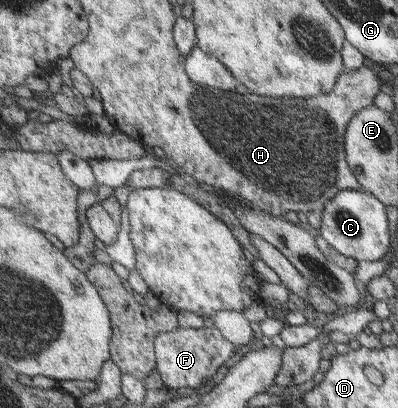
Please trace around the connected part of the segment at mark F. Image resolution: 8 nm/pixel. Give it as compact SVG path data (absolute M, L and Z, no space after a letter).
M178 327L167 333L160 333L153 340L154 369L160 370L169 385L181 384L184 388L197 388L209 376L213 376L225 361L233 356L231 345L215 328L202 327L187 329Z

